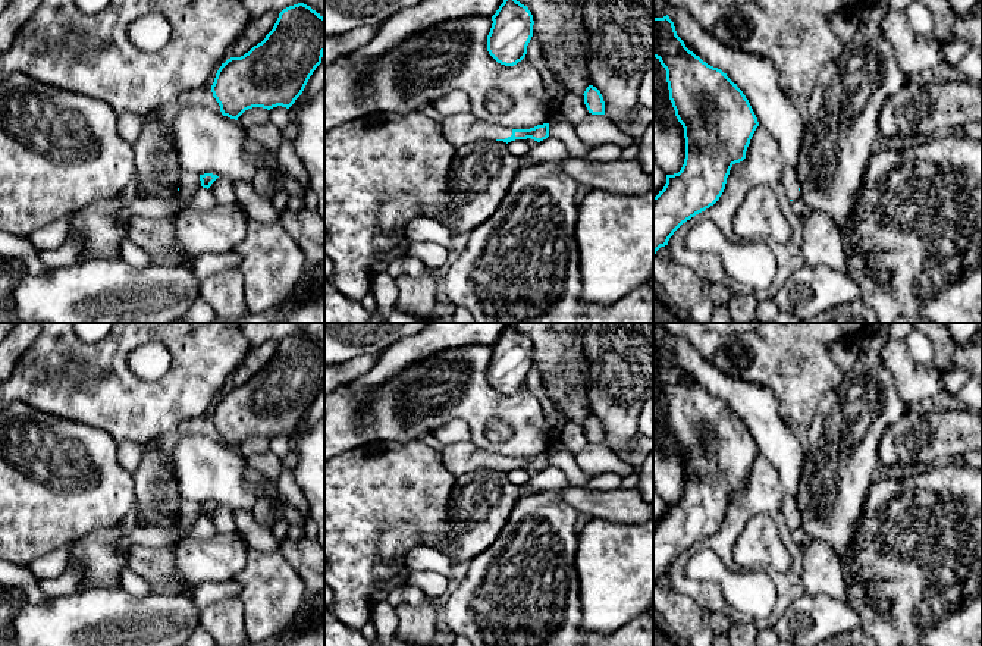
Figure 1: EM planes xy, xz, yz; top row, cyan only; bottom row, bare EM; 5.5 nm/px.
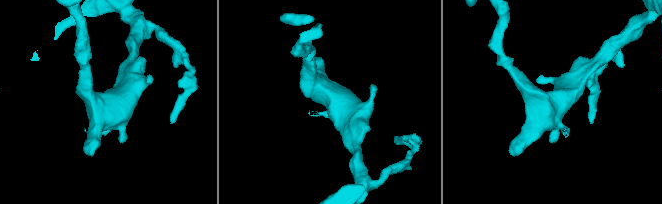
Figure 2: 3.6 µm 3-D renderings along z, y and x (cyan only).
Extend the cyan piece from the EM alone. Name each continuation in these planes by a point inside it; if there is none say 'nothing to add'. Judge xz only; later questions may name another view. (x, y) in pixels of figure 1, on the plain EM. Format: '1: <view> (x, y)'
1: xz (461, 457)

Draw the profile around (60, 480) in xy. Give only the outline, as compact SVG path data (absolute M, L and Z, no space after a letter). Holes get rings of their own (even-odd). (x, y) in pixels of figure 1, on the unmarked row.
M15 401L0 410L0 558L28 567L37 558L84 536L114 529L132 509L134 476L117 461L117 442L104 430Z

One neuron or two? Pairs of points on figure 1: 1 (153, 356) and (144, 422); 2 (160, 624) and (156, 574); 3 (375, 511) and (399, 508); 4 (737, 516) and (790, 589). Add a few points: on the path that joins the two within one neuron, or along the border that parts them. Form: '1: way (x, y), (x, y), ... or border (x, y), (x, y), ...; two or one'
1: border (169, 351), (169, 369), (156, 379), (126, 366); two
2: border (151, 590), (160, 593), (190, 593); two
3: way (380, 508), (394, 508); one
4: way (765, 508), (780, 520), (796, 561); one

